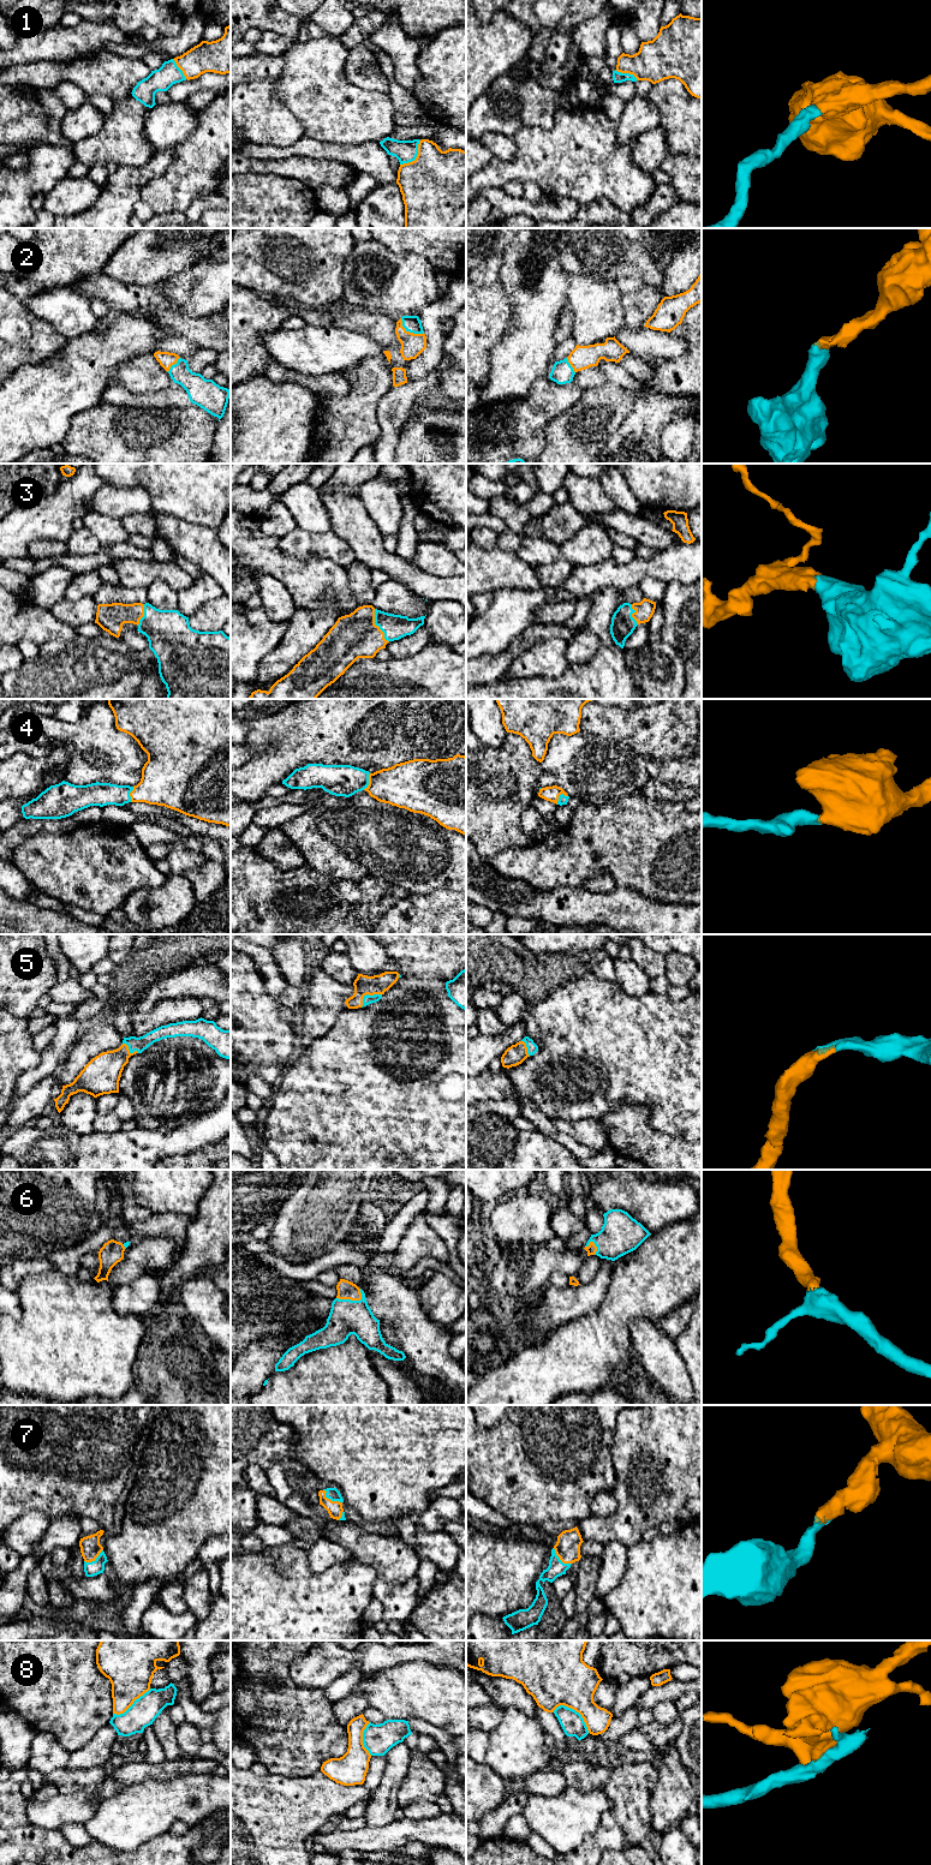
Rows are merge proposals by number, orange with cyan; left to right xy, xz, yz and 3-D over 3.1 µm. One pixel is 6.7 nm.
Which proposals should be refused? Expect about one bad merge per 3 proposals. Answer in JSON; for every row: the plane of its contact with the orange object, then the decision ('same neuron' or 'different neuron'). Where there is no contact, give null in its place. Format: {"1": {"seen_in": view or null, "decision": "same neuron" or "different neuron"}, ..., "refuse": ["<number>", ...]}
{"1": {"seen_in": "xz", "decision": "same neuron"}, "2": {"seen_in": "xz", "decision": "same neuron"}, "3": {"seen_in": "xz", "decision": "same neuron"}, "4": {"seen_in": "xz", "decision": "same neuron"}, "5": {"seen_in": "xz", "decision": "same neuron"}, "6": {"seen_in": "xz", "decision": "same neuron"}, "7": {"seen_in": "xz", "decision": "same neuron"}, "8": {"seen_in": "yz", "decision": "different neuron"}, "refuse": ["8"]}

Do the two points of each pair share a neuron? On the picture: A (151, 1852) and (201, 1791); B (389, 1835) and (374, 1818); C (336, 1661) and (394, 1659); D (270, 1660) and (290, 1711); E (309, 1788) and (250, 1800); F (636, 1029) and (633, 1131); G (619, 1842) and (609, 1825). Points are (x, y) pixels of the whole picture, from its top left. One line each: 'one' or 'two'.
A: two
B: two
C: one
D: one
E: one
F: two
G: one

